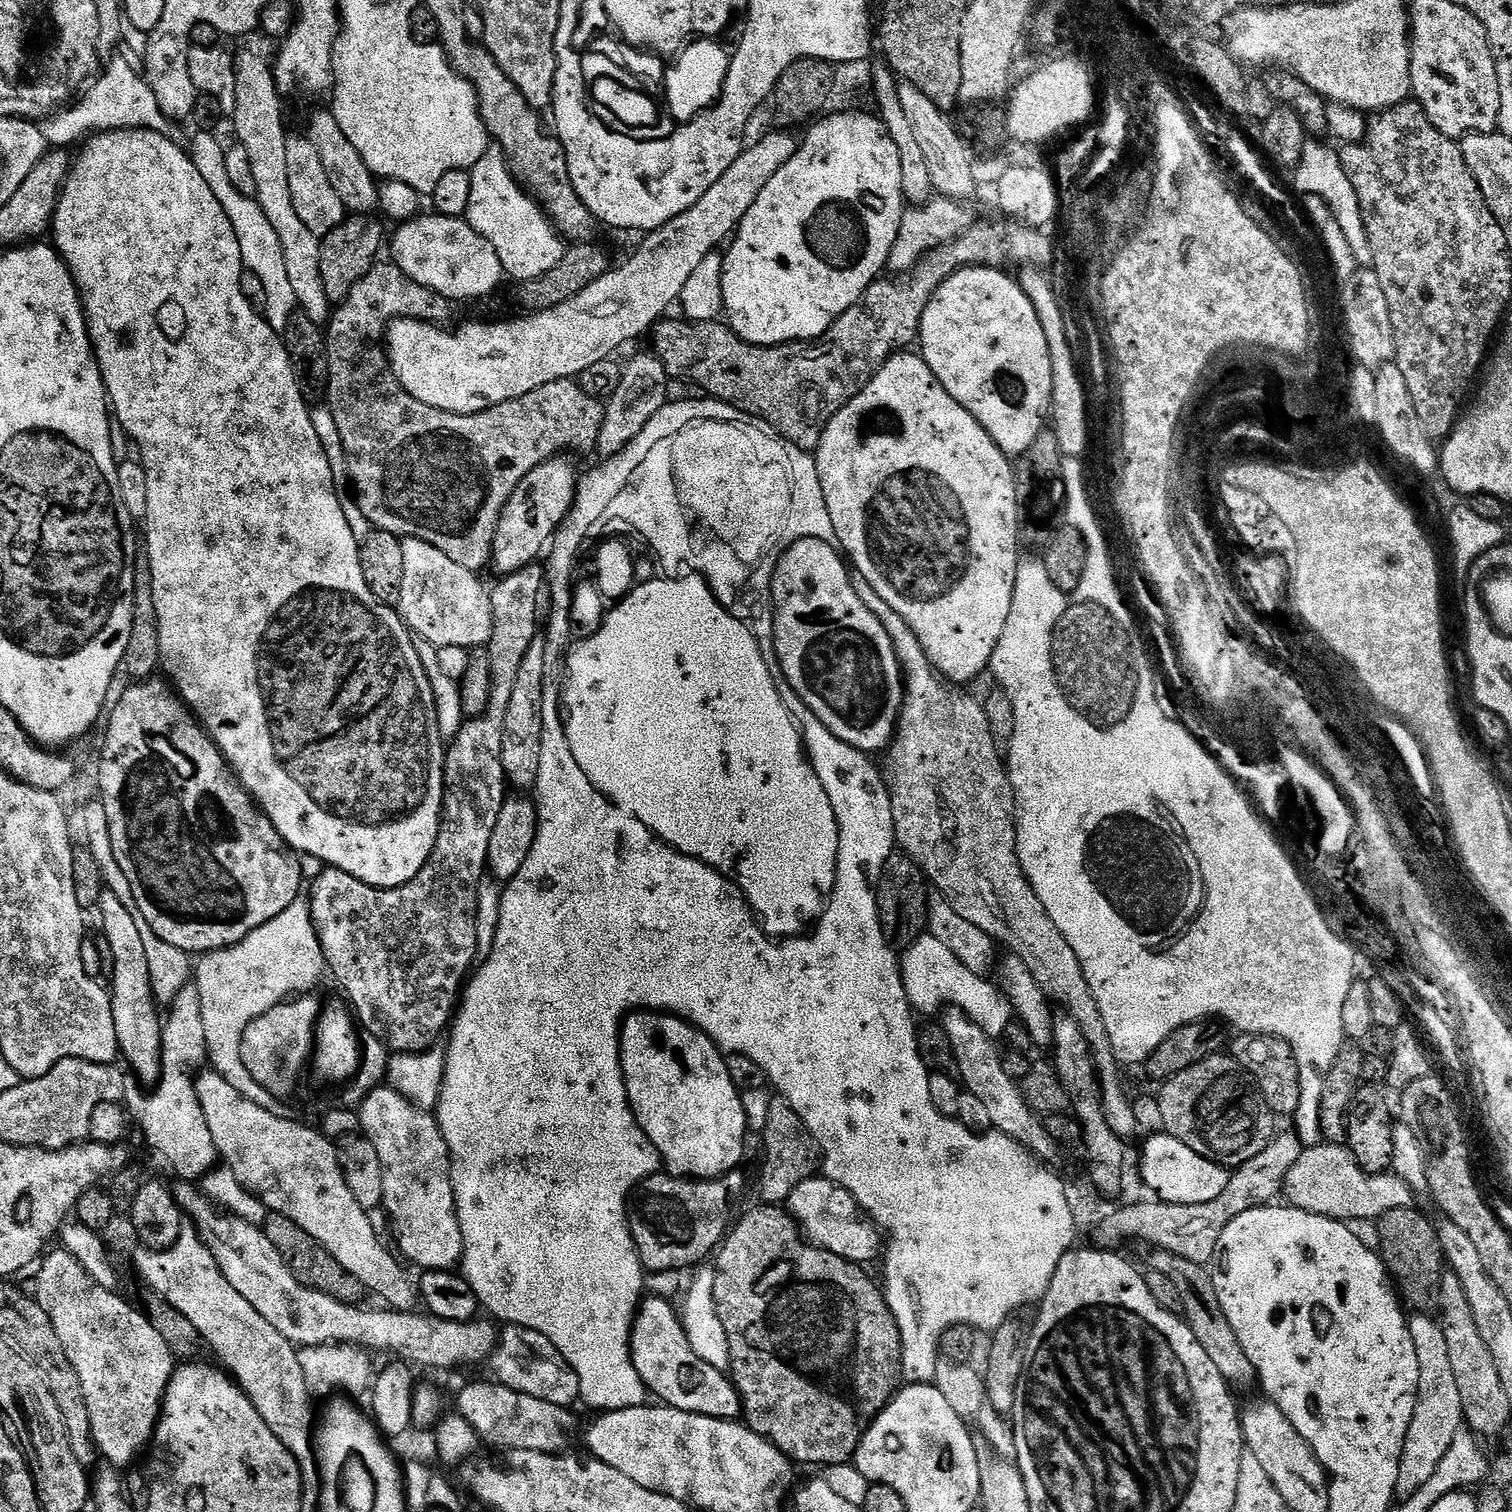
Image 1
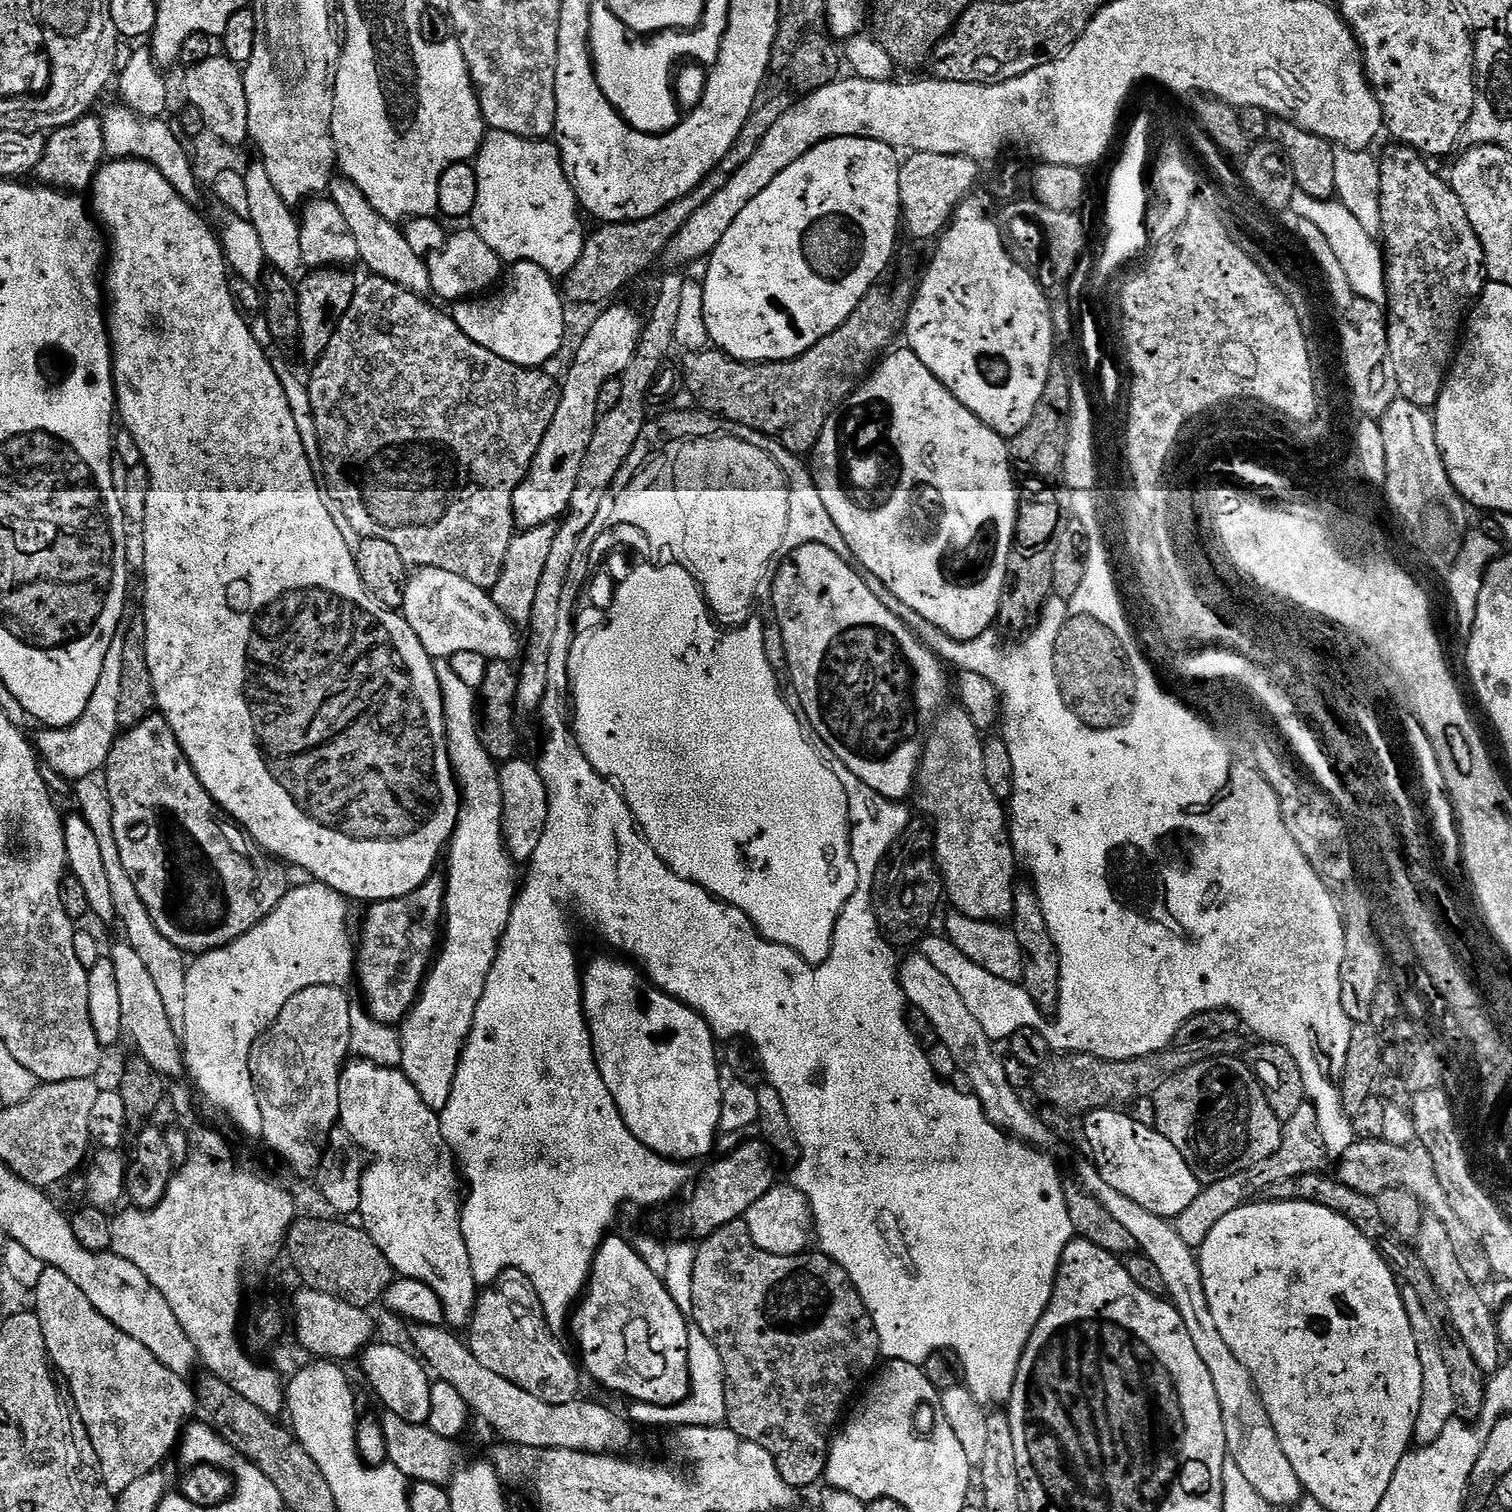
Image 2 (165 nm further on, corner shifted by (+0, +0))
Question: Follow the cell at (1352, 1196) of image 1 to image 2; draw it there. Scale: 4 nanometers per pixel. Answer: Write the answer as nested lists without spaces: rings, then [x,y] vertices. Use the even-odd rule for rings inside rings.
[[[1383,1138],[1357,1139],[1356,1143],[1350,1146],[1350,1150],[1346,1150],[1339,1164],[1338,1178],[1346,1186],[1350,1186],[1350,1190],[1358,1190],[1358,1194],[1376,1197],[1382,1194],[1382,1190],[1391,1188],[1410,1190],[1410,1194],[1418,1198],[1421,1206],[1434,1218],[1438,1218],[1442,1226],[1446,1226],[1447,1232],[1450,1233],[1450,1242],[1454,1242],[1454,1255],[1458,1257],[1458,1263],[1461,1264],[1462,1271],[1466,1273],[1466,1278],[1470,1278],[1470,1282],[1481,1286],[1487,1285],[1487,1280],[1493,1279],[1490,1262],[1486,1262],[1486,1254],[1478,1238],[1474,1238],[1474,1234],[1466,1230],[1462,1218],[1458,1218],[1456,1211],[1450,1207],[1450,1197],[1438,1179],[1438,1170],[1434,1170],[1434,1158],[1430,1158],[1427,1150],[1419,1146],[1394,1146]]]

